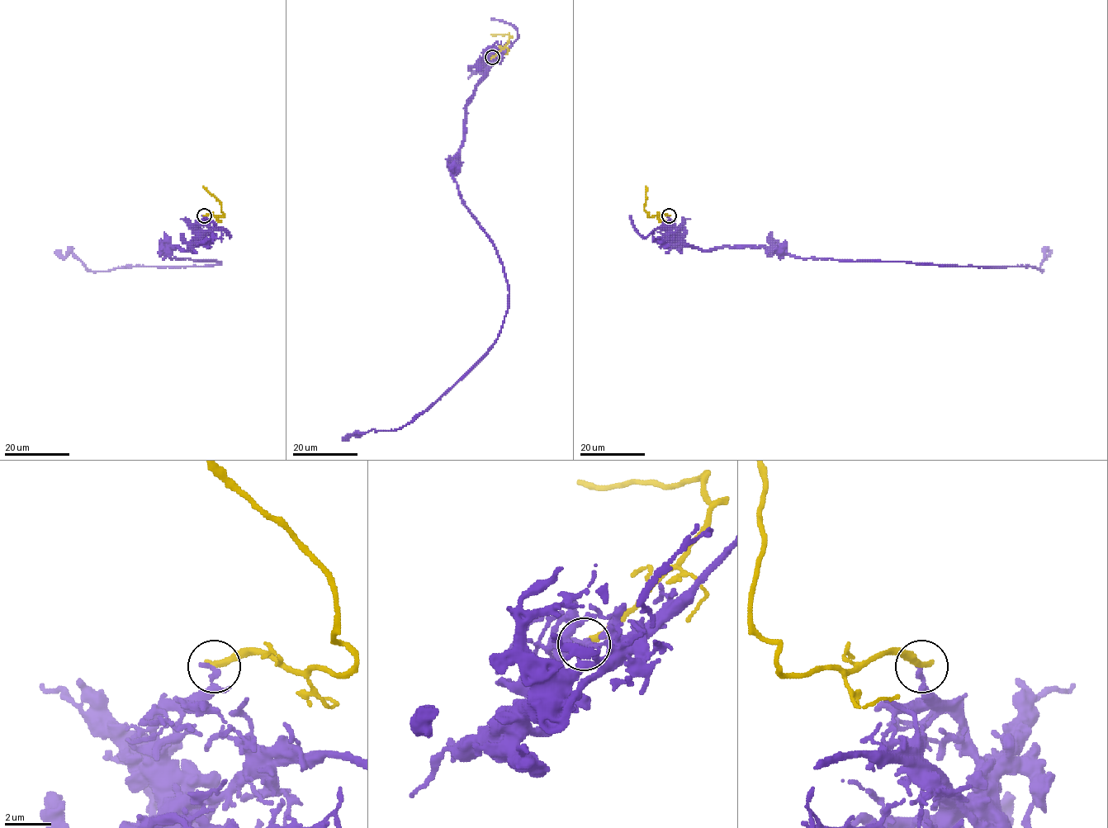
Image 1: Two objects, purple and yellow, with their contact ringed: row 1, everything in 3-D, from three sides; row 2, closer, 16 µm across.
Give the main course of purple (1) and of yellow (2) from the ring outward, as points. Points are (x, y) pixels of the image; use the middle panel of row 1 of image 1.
1: (492, 57), (466, 106), (453, 178), (503, 267), (509, 305), (500, 332), (414, 418), (342, 439)
2: (492, 57), (512, 37), (509, 33), (490, 34)

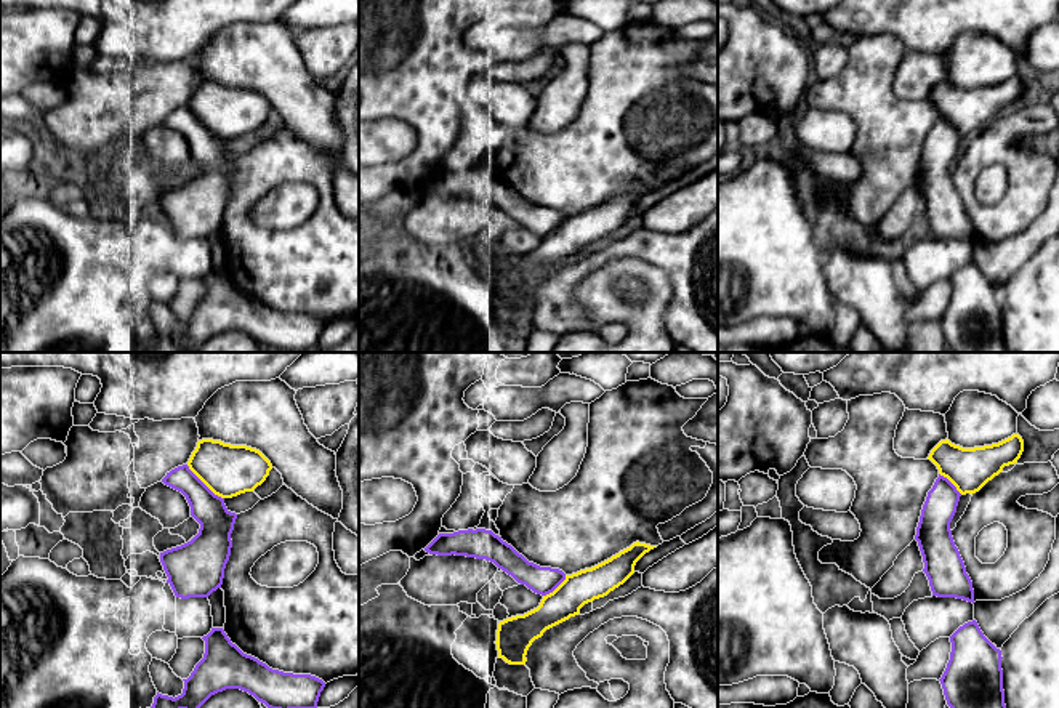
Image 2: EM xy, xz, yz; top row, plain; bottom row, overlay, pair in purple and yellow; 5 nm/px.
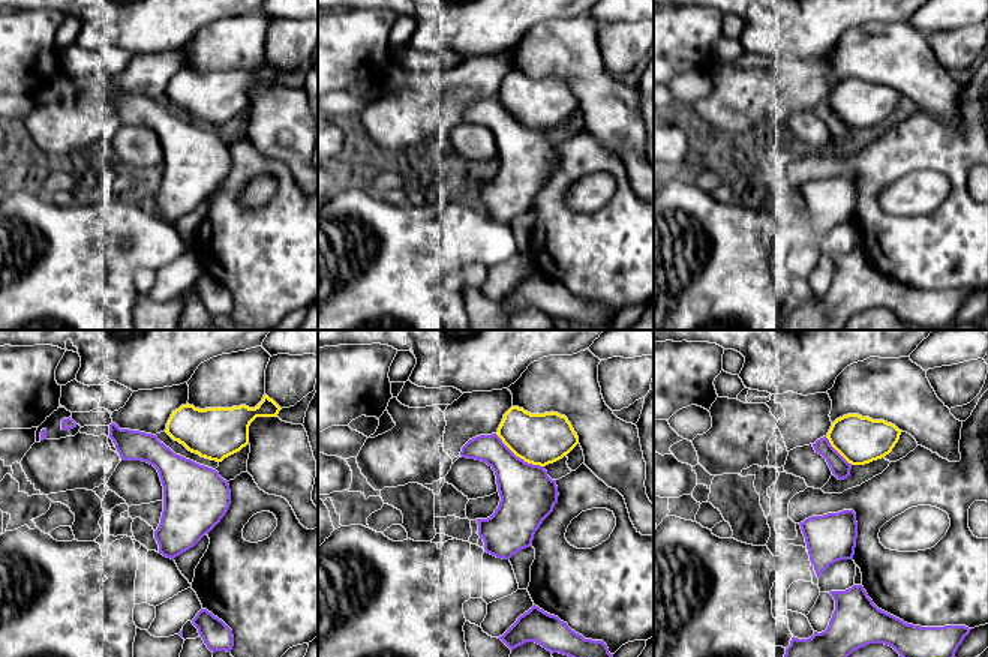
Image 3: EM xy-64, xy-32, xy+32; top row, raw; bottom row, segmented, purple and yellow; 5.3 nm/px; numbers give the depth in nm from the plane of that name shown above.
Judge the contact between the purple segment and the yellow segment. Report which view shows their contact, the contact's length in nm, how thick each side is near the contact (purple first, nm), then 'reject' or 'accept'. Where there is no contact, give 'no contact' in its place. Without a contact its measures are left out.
xy | 260 nm | 170/260 nm | reject

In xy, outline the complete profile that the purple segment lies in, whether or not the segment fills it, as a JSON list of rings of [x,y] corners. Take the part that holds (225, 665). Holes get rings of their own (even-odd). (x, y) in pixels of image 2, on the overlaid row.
[[[211,628],[202,639],[205,641],[203,658],[195,665],[191,676],[183,679],[183,694],[173,698],[157,692],[151,708],[200,708],[211,695],[226,689],[248,692],[268,708],[317,708],[320,692],[325,687],[322,679],[311,674],[293,674],[269,668],[232,644],[223,628]]]

